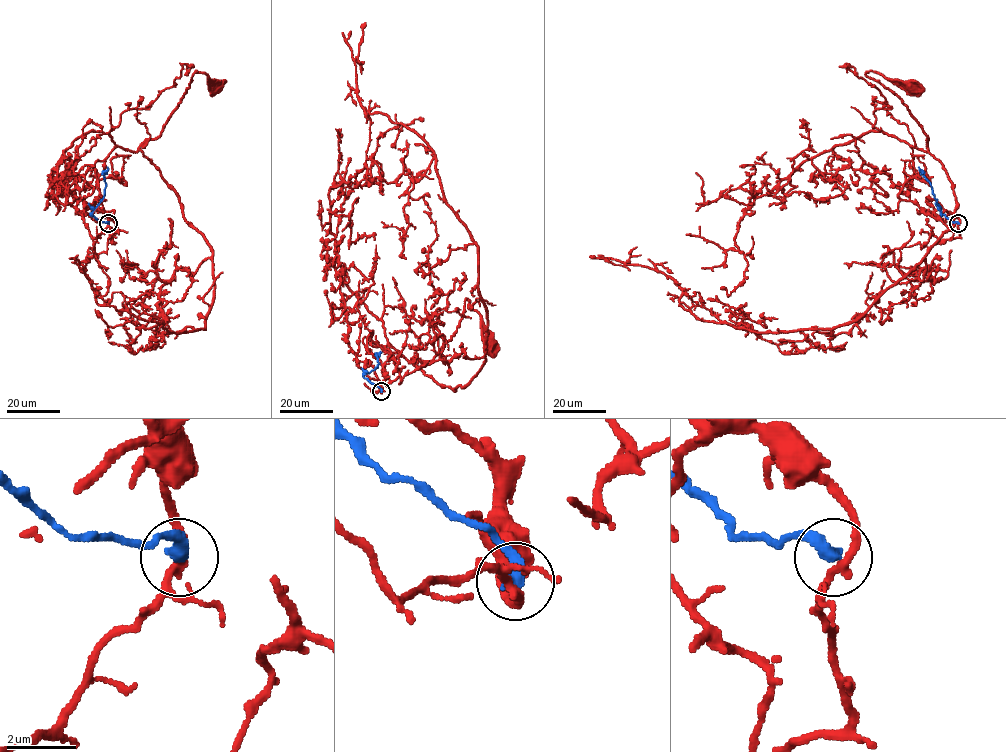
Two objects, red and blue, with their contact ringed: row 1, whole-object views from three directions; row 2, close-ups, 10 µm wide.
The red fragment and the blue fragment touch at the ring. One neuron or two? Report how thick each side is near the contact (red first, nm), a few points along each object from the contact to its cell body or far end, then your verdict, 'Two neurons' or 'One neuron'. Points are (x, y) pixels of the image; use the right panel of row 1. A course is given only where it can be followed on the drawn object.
Thickness 200 nm (red) against 440 nm. Course of red: (959, 223), (898, 196), (912, 147), (928, 151), (927, 136), (866, 73), (914, 85). Course of blue: (958, 223), (943, 214), (931, 184), (918, 167). Two neurons

